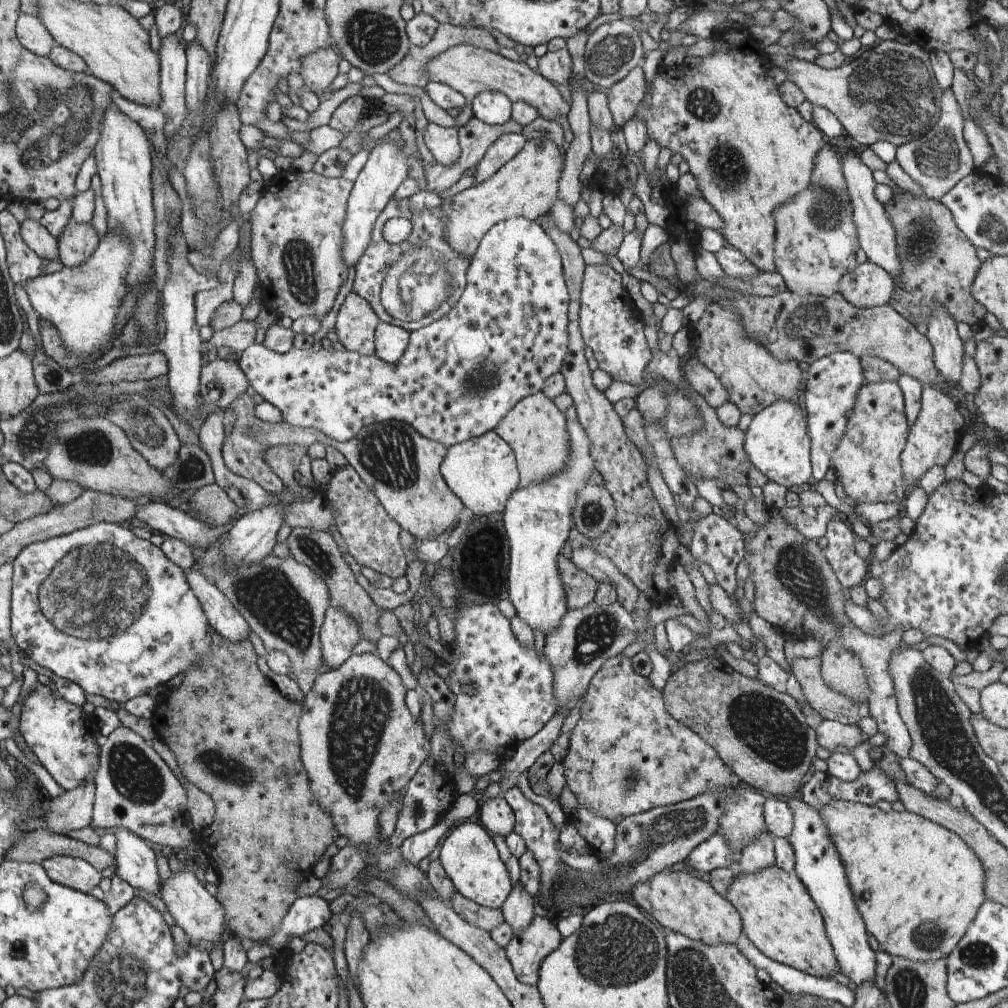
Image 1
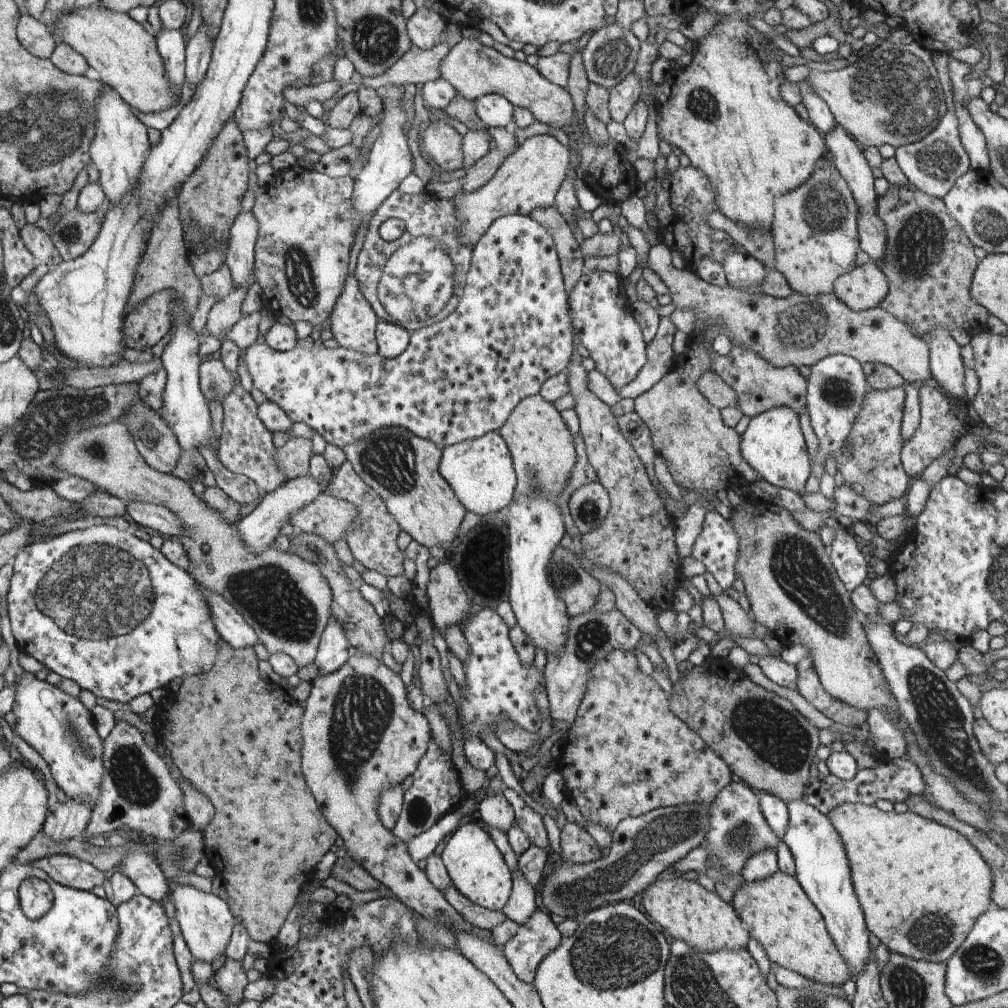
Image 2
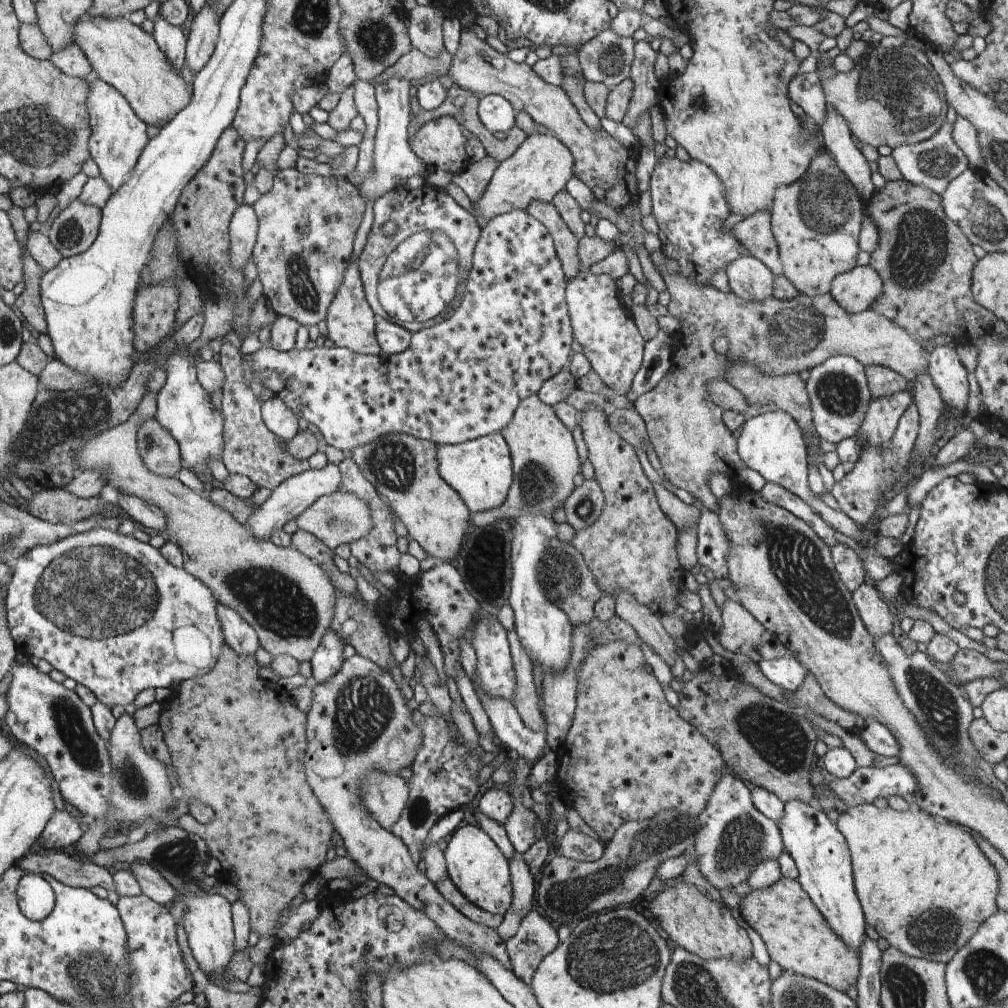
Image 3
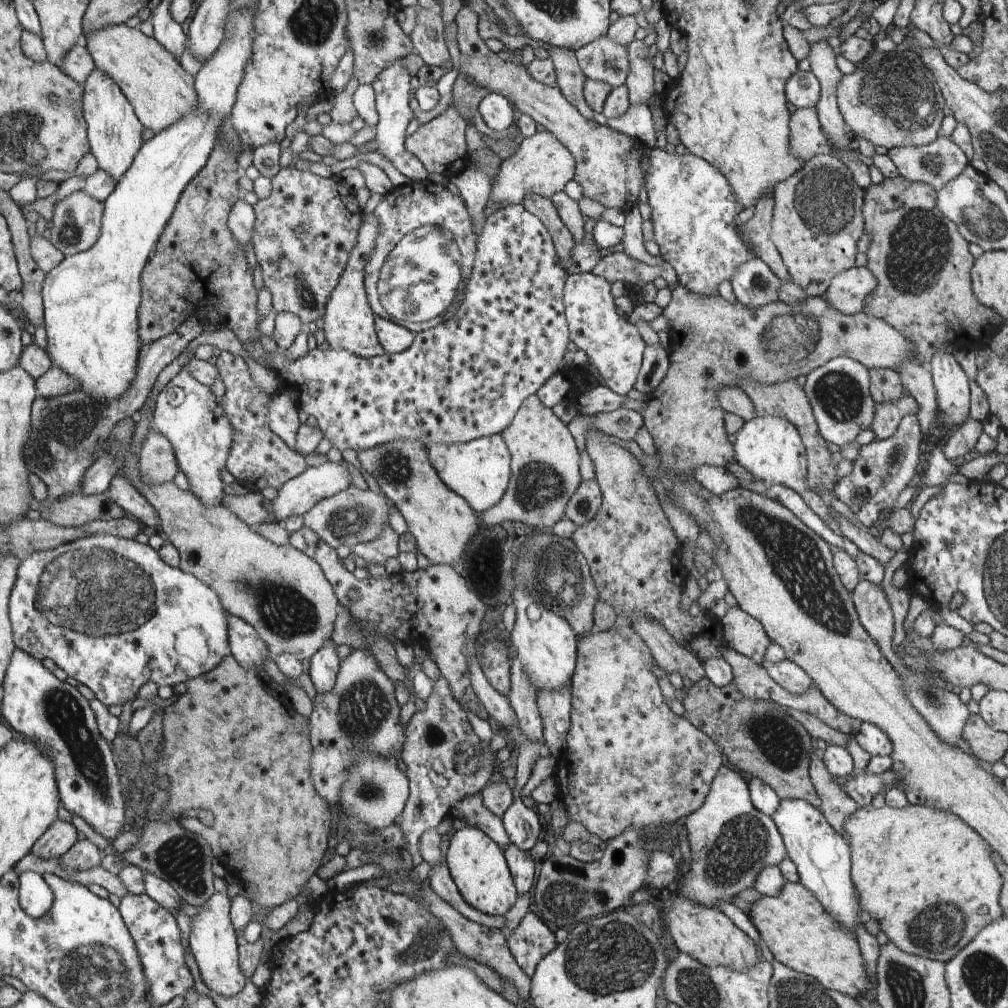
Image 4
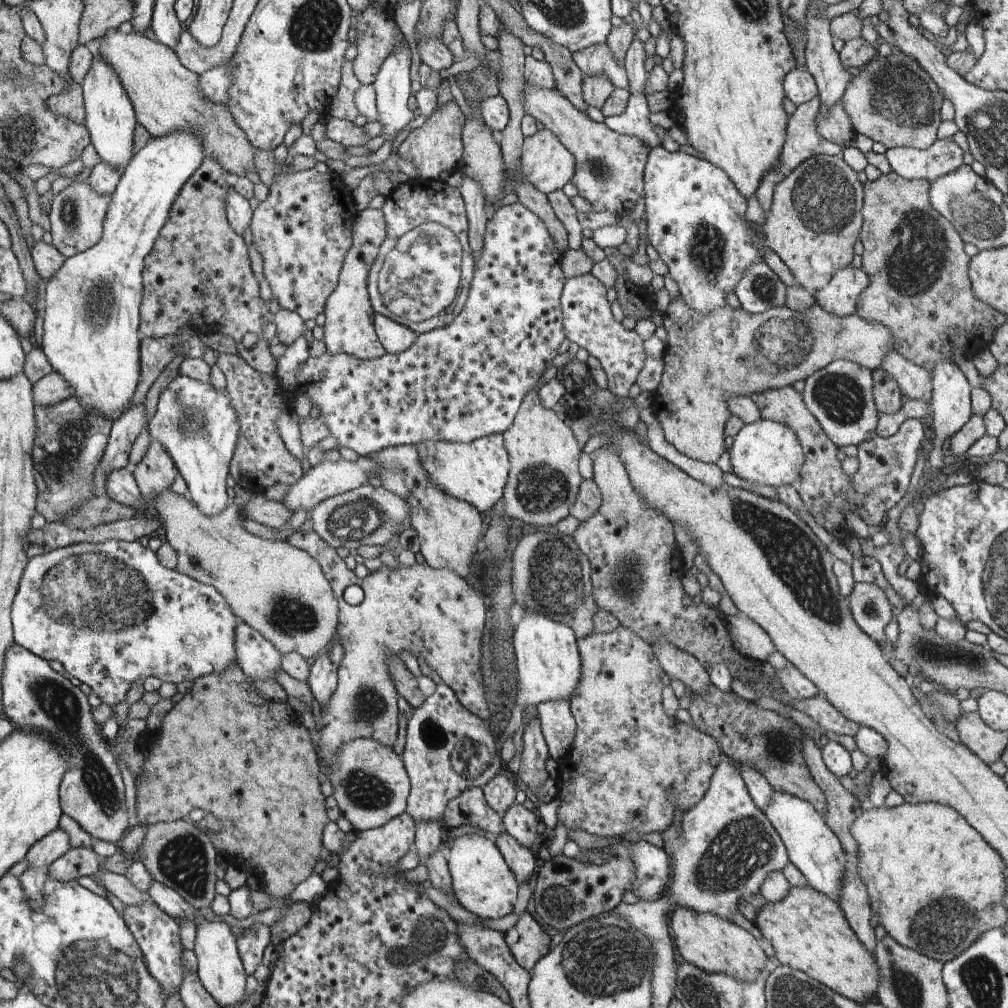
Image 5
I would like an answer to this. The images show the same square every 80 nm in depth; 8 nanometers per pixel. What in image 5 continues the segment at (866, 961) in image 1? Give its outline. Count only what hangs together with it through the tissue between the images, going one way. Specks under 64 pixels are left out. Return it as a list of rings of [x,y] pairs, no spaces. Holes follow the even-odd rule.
[[[774,790],[769,805],[763,811],[783,840],[789,862],[803,872],[810,888],[829,896],[839,904],[841,876],[848,854],[840,839],[830,830],[825,818],[807,800]]]

